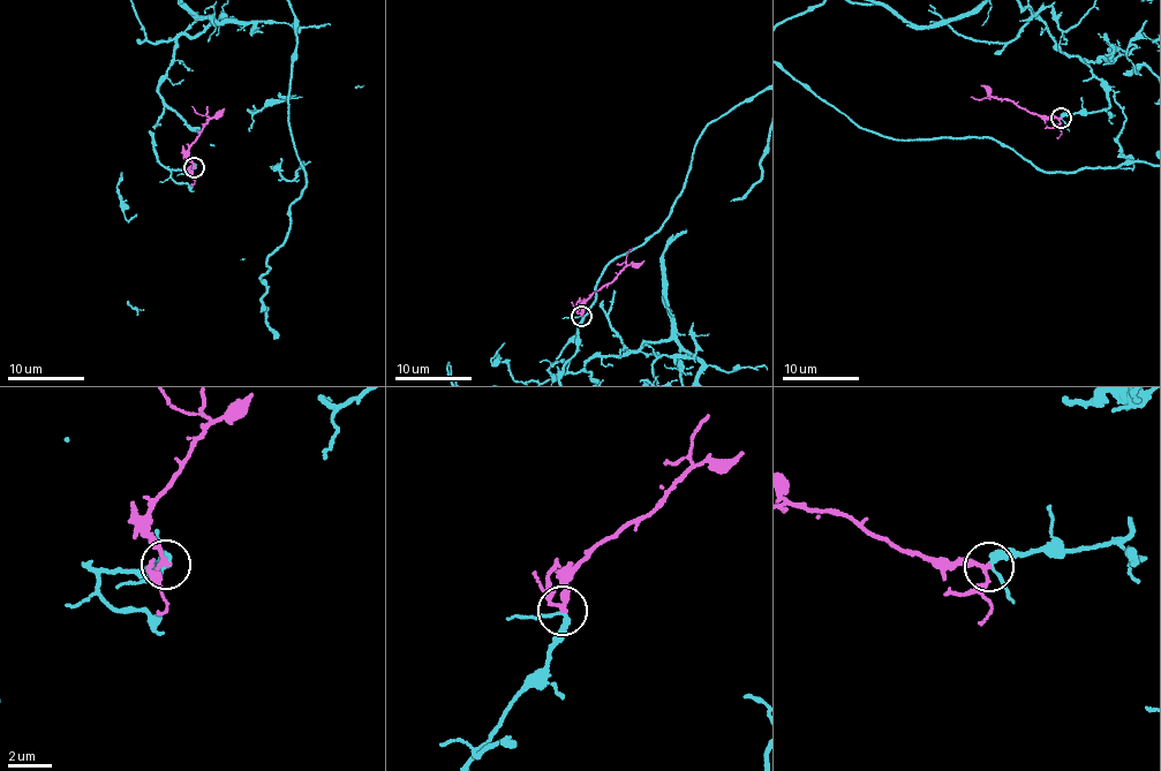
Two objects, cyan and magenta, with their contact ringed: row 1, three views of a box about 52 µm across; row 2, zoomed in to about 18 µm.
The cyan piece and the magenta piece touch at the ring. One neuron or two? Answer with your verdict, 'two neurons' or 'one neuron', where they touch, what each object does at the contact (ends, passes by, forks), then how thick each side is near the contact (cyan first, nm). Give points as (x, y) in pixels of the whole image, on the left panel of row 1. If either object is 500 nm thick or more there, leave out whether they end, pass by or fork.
two neurons; place (194, 167); cyan passes by; magenta passes by; calibres 240 and 160 nm

